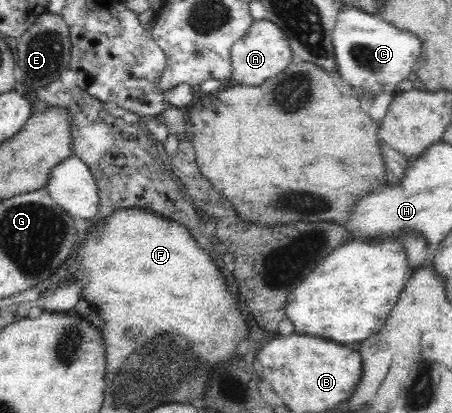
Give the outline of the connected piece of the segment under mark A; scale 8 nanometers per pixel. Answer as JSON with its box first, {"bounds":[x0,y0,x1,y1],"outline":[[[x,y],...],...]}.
{"bounds":[230,20,293,87],"outline":[[[254,20],[242,40],[232,47],[230,61],[232,62],[231,81],[234,85],[258,87],[284,71],[293,61],[293,54],[288,39],[274,22]]]}

